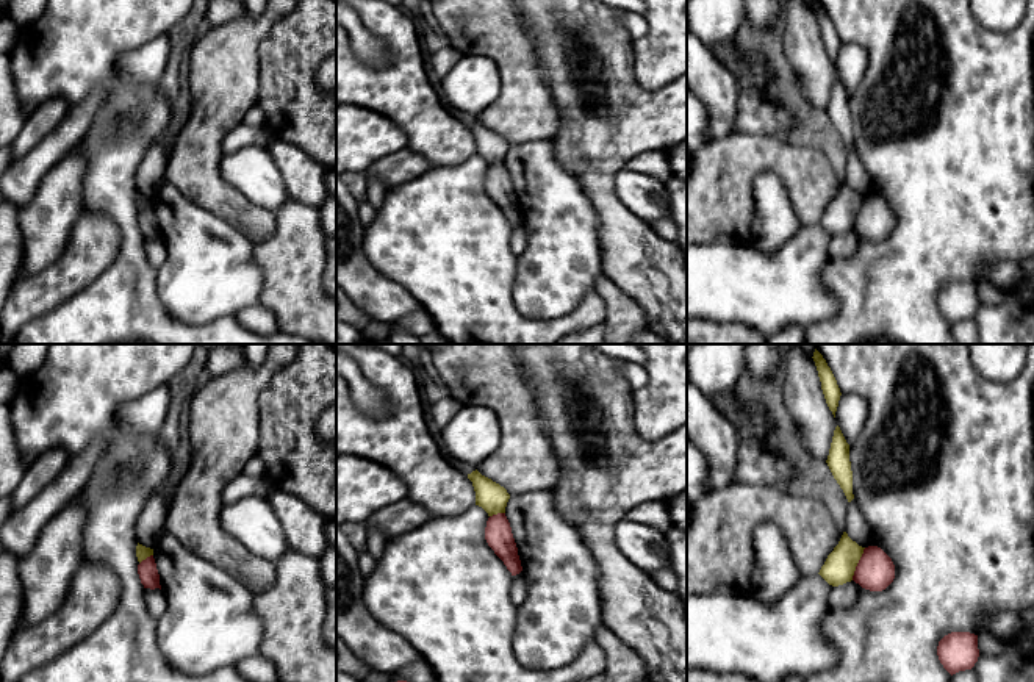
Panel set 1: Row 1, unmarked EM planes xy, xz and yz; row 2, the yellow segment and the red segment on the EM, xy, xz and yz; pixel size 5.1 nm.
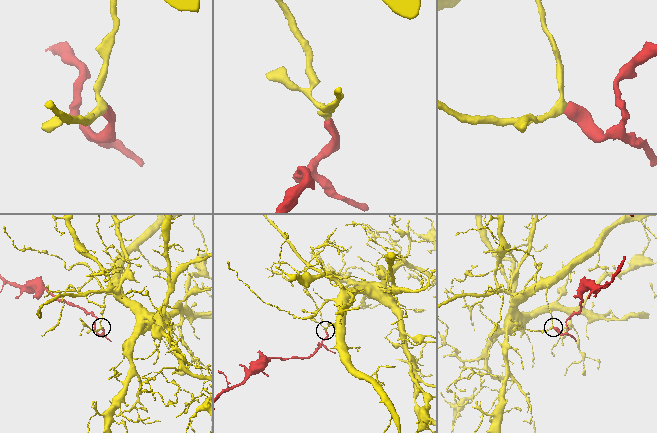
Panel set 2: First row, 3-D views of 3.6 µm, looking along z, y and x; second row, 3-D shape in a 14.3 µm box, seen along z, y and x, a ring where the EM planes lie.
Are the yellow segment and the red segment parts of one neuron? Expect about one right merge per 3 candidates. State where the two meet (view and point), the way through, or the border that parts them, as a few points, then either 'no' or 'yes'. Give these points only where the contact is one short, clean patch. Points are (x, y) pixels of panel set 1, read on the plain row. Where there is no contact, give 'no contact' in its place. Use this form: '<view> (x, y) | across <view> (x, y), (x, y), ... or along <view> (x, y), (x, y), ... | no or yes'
yz (858, 211) | along yz (865, 197), (851, 229) | no

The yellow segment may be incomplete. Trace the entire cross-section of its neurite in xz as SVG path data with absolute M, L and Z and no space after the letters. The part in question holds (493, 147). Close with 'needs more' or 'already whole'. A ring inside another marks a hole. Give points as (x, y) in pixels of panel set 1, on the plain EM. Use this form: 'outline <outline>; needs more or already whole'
outline M477 119L468 124L476 141L476 155L482 156L488 166L505 163L510 144L504 136L482 125Z; already whole

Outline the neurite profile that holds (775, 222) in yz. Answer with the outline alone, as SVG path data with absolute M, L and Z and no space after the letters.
M774 172L754 180L754 219L751 246L770 255L802 227L793 213L787 188Z

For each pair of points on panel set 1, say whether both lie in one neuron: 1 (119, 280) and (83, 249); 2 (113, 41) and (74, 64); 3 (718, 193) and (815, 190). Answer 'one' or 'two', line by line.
1: two
2: one
3: one

